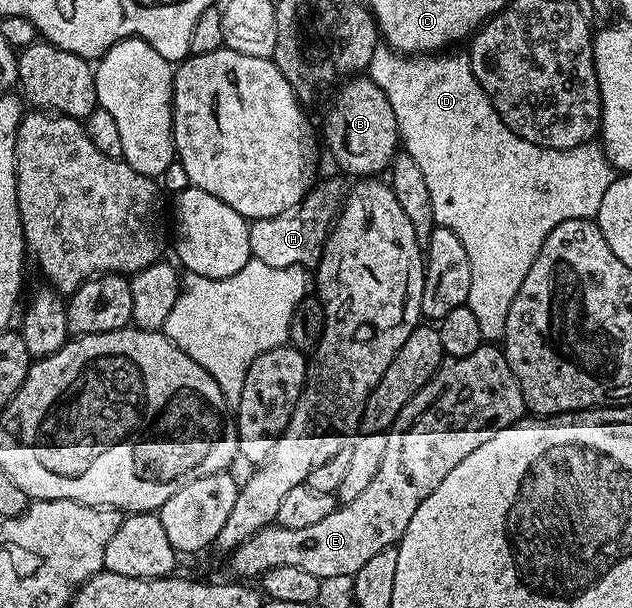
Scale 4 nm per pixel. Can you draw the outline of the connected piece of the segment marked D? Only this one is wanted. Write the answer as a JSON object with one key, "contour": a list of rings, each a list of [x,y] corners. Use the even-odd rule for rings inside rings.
{"contour":[[[380,45],[370,61],[366,75],[377,83],[378,88],[382,89],[387,100],[390,101],[394,117],[397,118],[397,129],[399,138],[402,140],[403,150],[411,155],[422,169],[422,175],[426,179],[426,186],[430,193],[430,202],[433,206],[435,226],[450,229],[450,233],[454,233],[454,237],[458,237],[458,241],[462,241],[462,249],[466,249],[466,257],[470,261],[470,293],[466,305],[470,309],[470,313],[474,313],[474,317],[478,317],[478,329],[482,329],[482,337],[485,341],[500,341],[504,338],[506,317],[510,313],[510,305],[514,301],[530,265],[534,265],[534,257],[538,257],[538,249],[542,249],[542,241],[546,241],[546,237],[552,232],[554,225],[558,225],[562,221],[570,221],[571,219],[595,220],[598,209],[602,205],[602,197],[606,197],[606,189],[610,189],[612,184],[614,168],[612,162],[605,155],[603,146],[596,141],[583,143],[574,149],[559,151],[549,147],[539,147],[522,137],[518,137],[518,133],[514,133],[501,121],[491,99],[488,98],[488,94],[484,92],[482,85],[478,85],[472,72],[472,62],[468,60],[467,54],[448,54],[452,53],[429,53],[413,57],[401,55],[387,45]]]}

